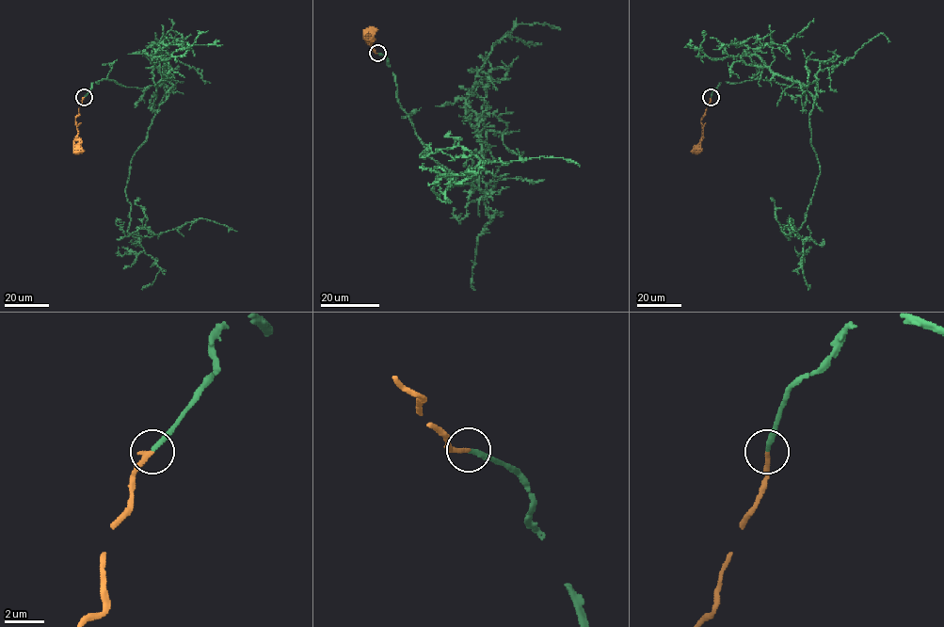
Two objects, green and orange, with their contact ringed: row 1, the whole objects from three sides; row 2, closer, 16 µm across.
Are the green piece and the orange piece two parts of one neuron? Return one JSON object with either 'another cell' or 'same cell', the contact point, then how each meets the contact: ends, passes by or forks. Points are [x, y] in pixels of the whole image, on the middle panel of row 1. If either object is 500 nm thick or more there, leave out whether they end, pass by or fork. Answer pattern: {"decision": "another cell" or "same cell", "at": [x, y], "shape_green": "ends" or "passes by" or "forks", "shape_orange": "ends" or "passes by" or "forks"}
{"decision": "same cell", "at": [377, 53], "shape_green": "ends", "shape_orange": "ends"}

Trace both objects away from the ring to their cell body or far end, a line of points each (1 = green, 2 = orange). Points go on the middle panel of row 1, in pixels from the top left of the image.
1: (377, 53), (426, 154), (485, 192), (467, 183), (438, 197), (436, 168), (541, 156), (580, 166)
2: (377, 53), (366, 41), (370, 42), (365, 39), (367, 37)

